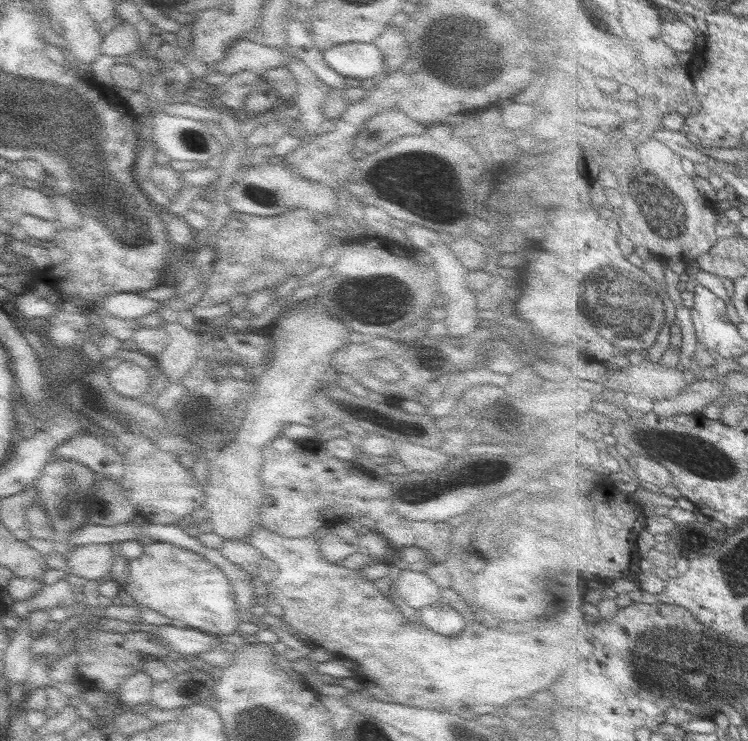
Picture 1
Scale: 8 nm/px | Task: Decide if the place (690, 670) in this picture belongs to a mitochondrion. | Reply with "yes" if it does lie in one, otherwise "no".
yes

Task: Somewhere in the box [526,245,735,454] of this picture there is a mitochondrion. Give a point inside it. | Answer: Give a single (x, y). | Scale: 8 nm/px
(623, 298)

